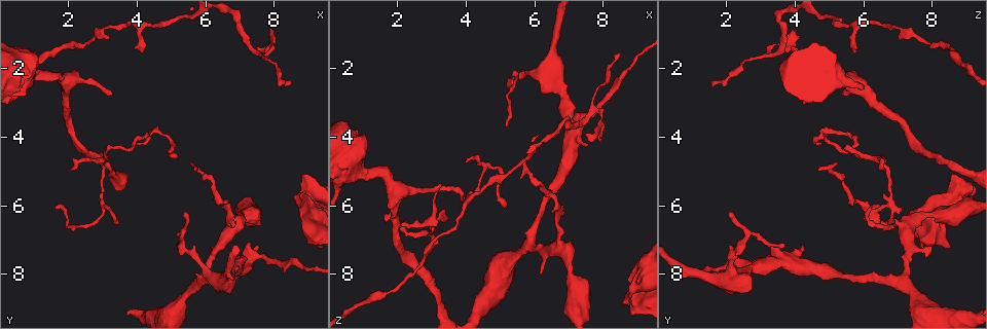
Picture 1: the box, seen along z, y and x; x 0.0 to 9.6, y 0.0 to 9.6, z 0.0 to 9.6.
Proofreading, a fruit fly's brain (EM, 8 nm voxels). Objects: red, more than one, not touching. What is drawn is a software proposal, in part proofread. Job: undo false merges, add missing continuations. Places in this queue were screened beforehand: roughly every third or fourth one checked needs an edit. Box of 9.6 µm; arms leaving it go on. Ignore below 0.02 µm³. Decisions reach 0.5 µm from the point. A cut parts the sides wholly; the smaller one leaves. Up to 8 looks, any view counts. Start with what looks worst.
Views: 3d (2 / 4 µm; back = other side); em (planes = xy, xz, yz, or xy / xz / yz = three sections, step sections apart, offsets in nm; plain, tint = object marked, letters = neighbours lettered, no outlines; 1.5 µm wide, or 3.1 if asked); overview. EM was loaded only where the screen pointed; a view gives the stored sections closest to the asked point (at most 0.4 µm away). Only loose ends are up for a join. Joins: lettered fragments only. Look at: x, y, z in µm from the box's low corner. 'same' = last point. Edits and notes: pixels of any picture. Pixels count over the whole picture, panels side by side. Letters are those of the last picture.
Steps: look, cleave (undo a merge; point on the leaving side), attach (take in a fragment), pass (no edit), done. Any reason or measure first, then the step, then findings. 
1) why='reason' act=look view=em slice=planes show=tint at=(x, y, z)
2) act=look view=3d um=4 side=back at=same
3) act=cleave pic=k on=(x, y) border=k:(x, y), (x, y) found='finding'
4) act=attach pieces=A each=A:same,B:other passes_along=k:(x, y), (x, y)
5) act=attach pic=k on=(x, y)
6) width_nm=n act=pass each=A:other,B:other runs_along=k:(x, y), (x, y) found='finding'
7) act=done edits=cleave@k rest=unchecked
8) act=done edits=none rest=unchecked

why='closes a loop' act=look view=3d um=4 at=(9.00, 5.60, 8.75)

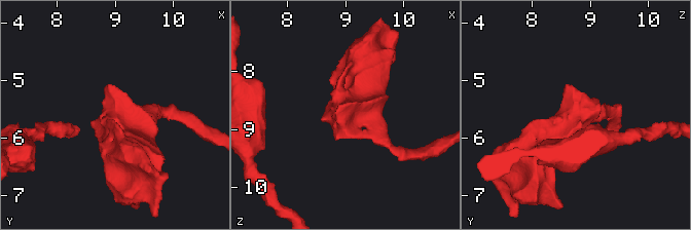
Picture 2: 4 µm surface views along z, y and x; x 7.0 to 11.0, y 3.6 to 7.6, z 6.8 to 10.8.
why='need the tissue' act=look view=em slice=planes show=tint at=(9.00, 5.60, 8.75)

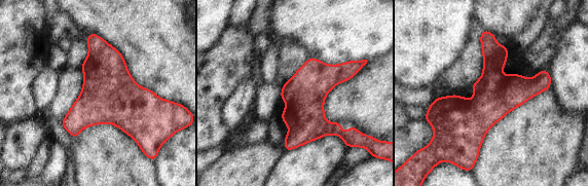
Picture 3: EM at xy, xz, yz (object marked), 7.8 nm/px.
why='what lies round it' act=look view=em slice=planes show=letters at=same

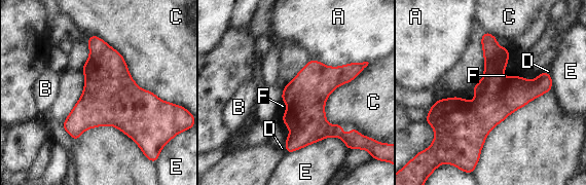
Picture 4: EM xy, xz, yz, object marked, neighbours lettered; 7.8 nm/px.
act=pass each=A:other,B:other,C:other,D:other,E:other,F:other runs_along=4:(489, 38), (476, 152) found='continuous, no second neuron'

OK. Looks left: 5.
why='branch point' act=look view=3d um=2 at=(2.00, 2.30, 5.55)

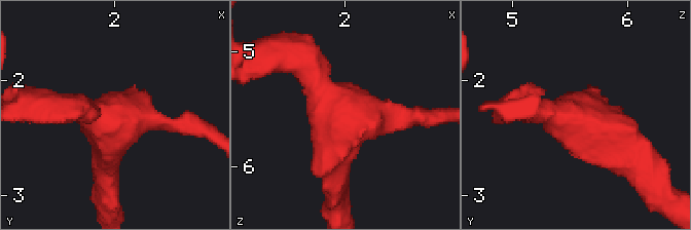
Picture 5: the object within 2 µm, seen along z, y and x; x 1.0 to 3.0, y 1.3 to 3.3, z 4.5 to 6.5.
why='shape alone is not enough' act=look view=em slice=xz step=8 show=tint at=(1.94, 2.32, 5.54)

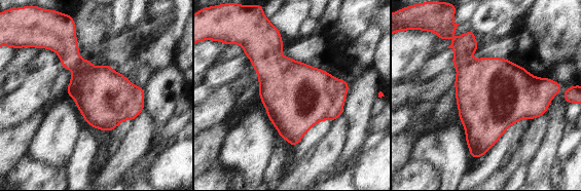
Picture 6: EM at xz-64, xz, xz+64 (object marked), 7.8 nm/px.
act=look view=em slice=xz step=8 show=letters at=same

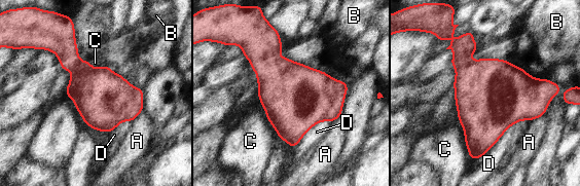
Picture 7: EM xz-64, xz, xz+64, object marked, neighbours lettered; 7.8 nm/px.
act=pass each=A:other,B:other,C:other,D:other border=7:(464, 134), (470, 158) found='continuous, no second neuron'

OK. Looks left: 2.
act=done edits=none rest=unchecked

